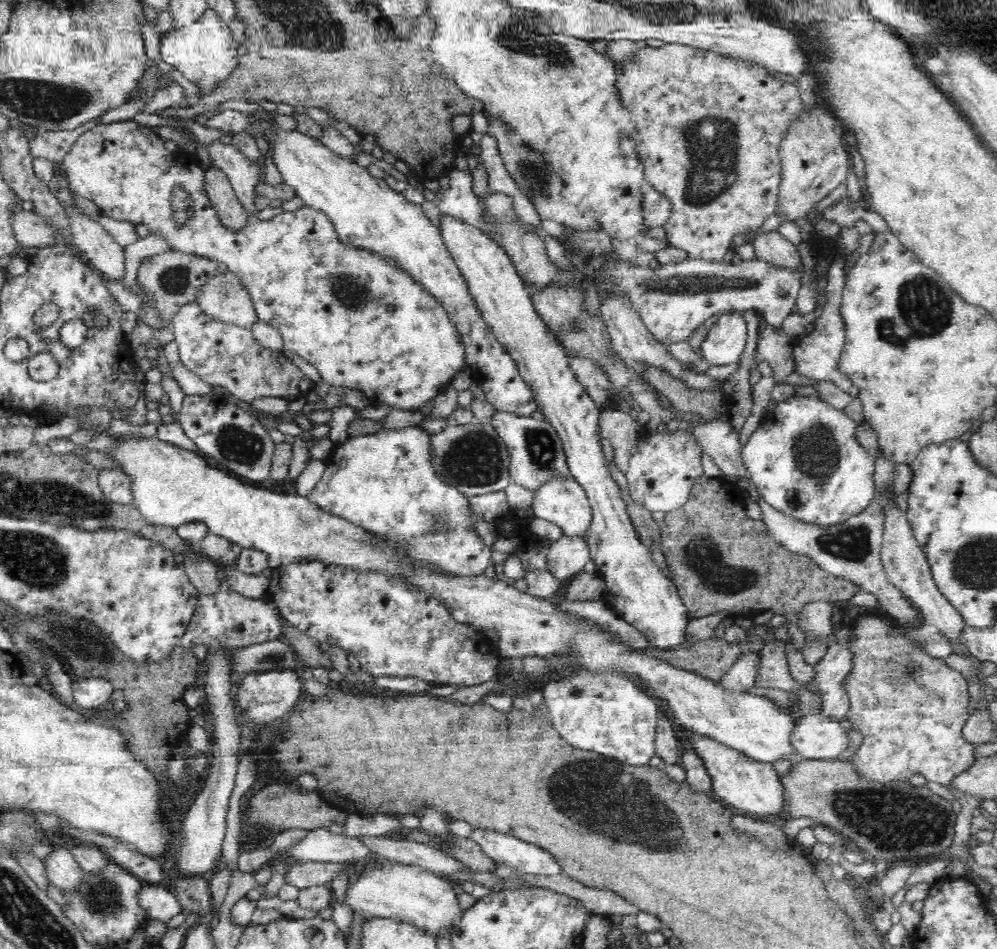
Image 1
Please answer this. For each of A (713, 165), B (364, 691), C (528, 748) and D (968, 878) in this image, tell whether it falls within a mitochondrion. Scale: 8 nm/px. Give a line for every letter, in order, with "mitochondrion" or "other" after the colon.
A: mitochondrion
B: other
C: other
D: other

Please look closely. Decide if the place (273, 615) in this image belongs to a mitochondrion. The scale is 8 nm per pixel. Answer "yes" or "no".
no

